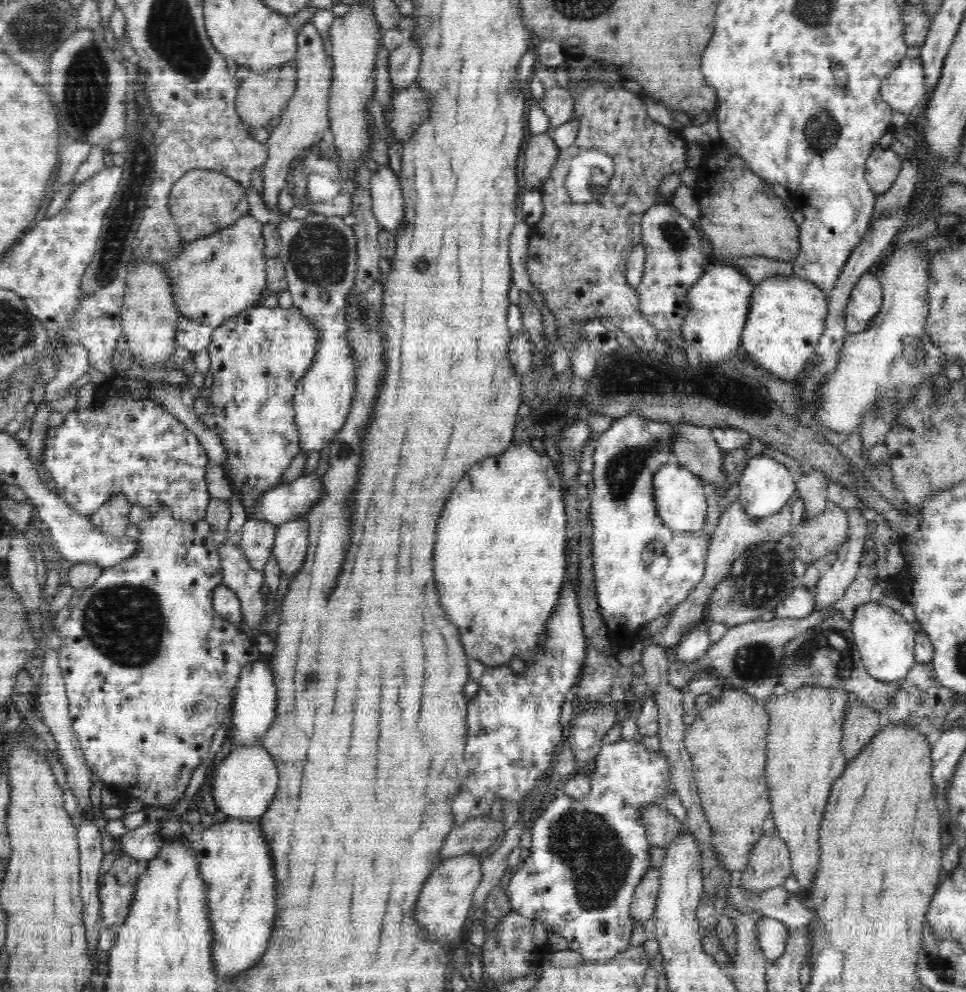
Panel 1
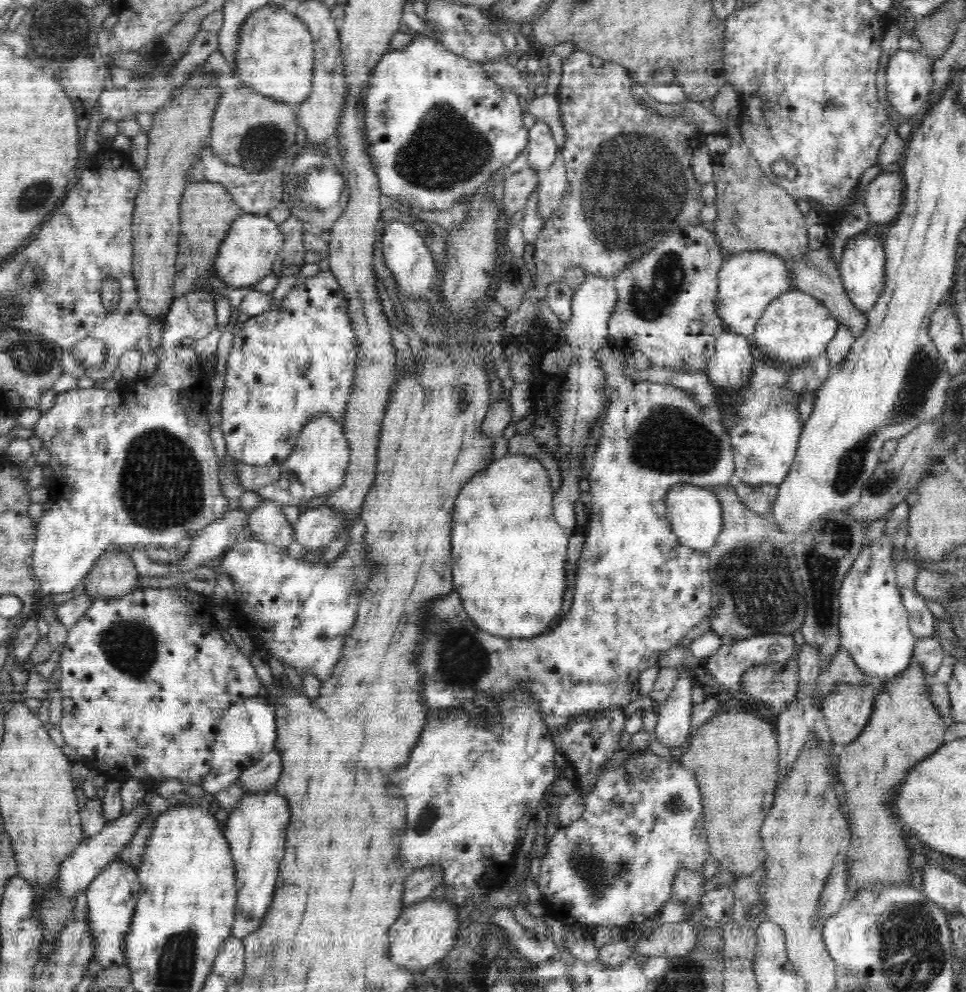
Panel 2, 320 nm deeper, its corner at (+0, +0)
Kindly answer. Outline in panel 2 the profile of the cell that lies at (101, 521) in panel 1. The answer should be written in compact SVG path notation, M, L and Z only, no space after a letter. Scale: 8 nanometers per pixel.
M113 546L104 552L96 562L90 574L83 579L84 592L94 601L96 598L122 598L139 584L135 564L129 551Z

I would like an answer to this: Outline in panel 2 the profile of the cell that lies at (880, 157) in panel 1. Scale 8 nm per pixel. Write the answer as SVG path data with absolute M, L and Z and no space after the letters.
M881 172L861 196L872 224L887 225L900 215L905 183L898 172Z

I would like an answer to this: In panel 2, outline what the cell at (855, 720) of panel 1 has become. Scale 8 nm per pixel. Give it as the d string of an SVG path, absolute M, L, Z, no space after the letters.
M842 683L822 700L820 709L824 724L828 726L828 734L836 748L846 746L860 736L879 692L872 685Z

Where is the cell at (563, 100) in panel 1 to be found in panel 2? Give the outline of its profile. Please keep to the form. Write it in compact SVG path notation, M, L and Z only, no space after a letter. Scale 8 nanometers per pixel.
M535 121L529 130L528 165L536 173L550 169L558 158L557 142L545 122Z

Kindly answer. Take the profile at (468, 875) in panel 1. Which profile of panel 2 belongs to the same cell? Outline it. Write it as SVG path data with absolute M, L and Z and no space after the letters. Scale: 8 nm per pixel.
M427 897L416 905L404 908L387 932L389 957L392 962L419 974L436 962L442 962L456 944L460 922L459 909L453 902L443 900L442 897L436 899Z

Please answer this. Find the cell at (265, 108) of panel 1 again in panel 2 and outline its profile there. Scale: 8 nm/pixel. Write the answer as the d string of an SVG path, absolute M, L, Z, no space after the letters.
M242 84L234 90L224 90L212 118L208 145L218 159L230 166L242 167L252 174L272 169L278 157L284 156L297 143L297 108L262 96Z

